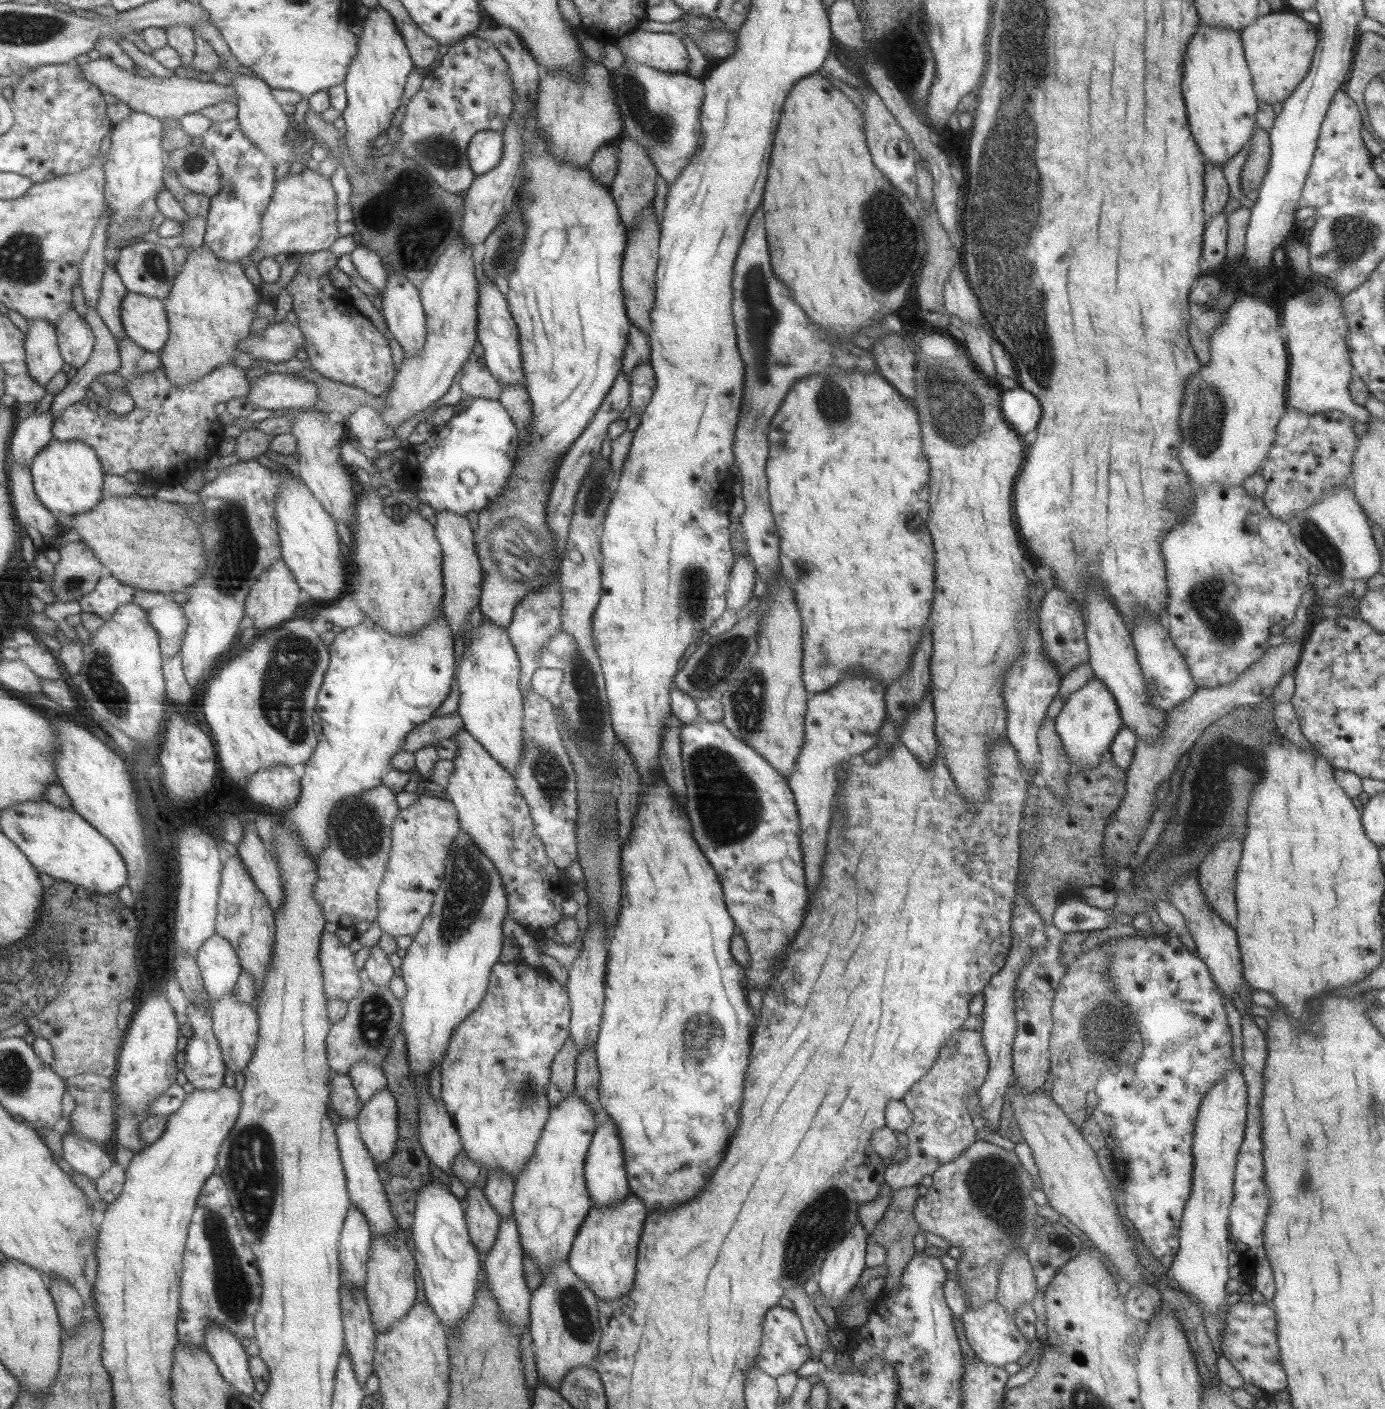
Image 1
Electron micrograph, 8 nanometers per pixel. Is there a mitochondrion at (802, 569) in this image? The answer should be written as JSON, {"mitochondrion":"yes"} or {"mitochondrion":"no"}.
{"mitochondrion":"yes"}

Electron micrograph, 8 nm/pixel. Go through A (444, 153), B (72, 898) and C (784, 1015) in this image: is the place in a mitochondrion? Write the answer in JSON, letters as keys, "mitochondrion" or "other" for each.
{"A":"mitochondrion","B":"mitochondrion","C":"other"}

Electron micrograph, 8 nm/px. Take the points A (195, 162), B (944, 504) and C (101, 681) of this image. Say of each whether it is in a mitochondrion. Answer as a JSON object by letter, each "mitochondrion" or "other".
{"A":"mitochondrion","B":"other","C":"mitochondrion"}

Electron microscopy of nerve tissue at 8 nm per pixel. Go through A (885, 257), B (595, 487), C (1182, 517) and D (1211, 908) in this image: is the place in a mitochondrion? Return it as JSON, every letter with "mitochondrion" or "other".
{"A":"mitochondrion","B":"mitochondrion","C":"other","D":"other"}

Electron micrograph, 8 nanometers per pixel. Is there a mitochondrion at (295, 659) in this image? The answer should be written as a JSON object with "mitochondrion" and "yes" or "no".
{"mitochondrion":"yes"}

